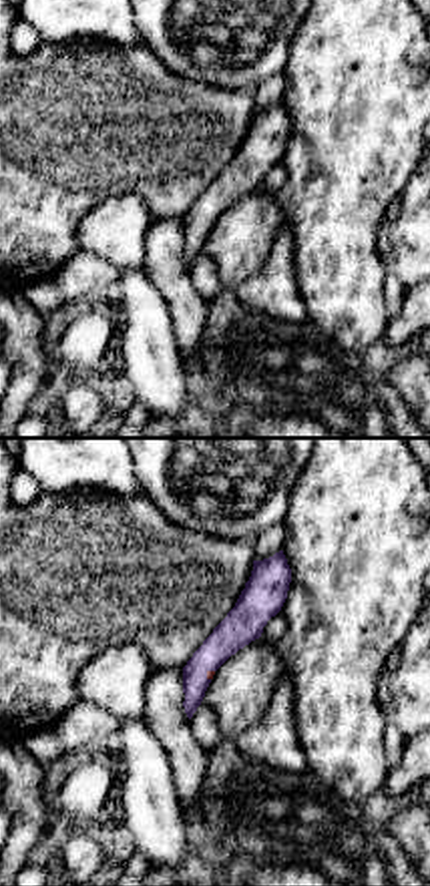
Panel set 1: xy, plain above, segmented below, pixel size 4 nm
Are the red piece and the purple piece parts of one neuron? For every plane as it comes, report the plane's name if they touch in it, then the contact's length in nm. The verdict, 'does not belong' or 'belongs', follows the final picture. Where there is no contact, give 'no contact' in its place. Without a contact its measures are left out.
meets red in xy; contact 50 nm long

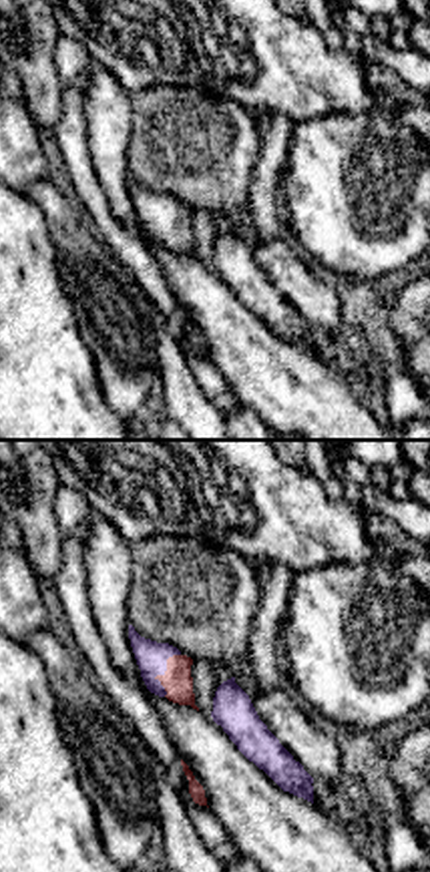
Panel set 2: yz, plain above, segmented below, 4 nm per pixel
meets red in yz; contact 190 nm long

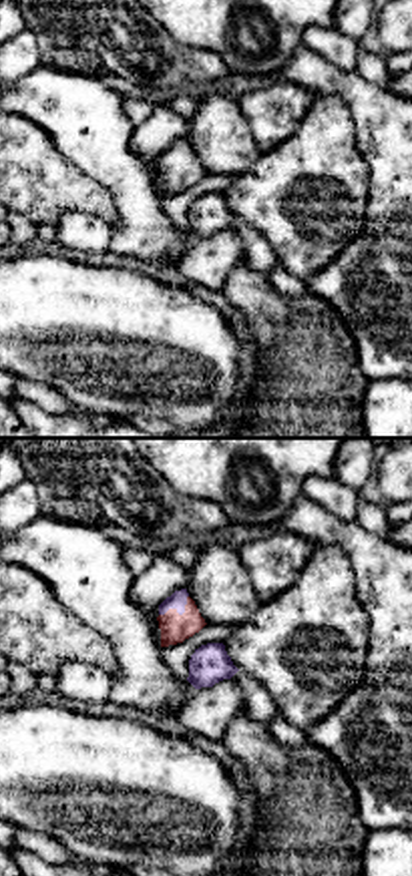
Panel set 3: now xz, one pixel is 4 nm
meets red in xz; contact 150 nm long

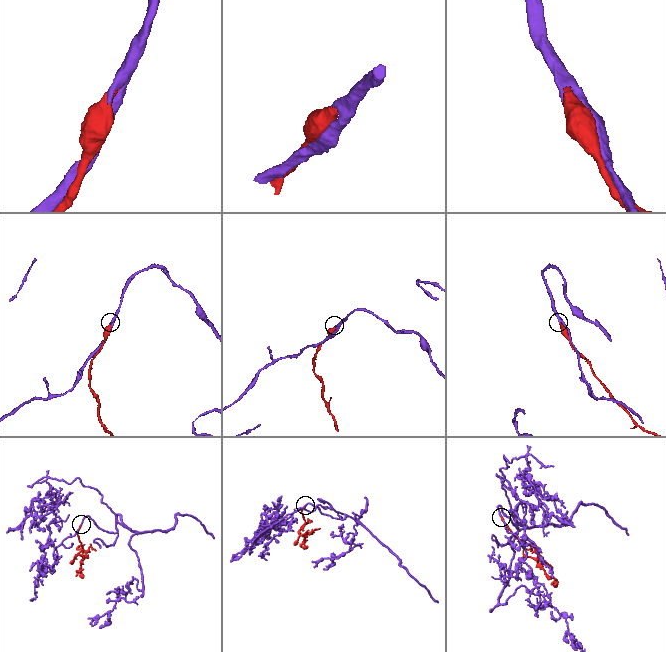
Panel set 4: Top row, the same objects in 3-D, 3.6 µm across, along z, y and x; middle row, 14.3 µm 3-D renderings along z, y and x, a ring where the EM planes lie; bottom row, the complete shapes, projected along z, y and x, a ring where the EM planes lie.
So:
belongs

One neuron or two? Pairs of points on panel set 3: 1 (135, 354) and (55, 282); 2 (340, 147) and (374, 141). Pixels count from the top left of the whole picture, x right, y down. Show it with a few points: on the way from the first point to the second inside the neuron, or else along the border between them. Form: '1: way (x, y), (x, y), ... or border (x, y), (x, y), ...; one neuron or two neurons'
1: way (115, 342), (75, 302); one neuron
2: border (342, 101), (354, 125), (370, 191); two neurons

